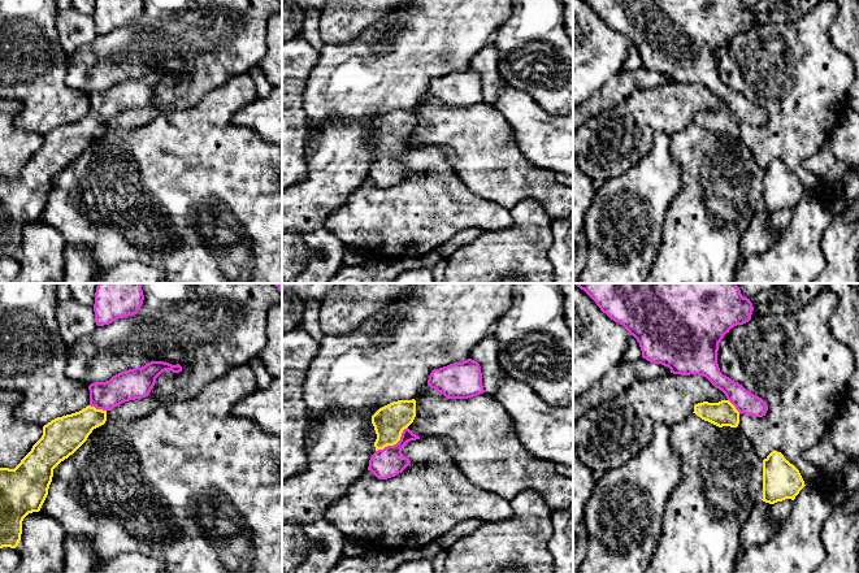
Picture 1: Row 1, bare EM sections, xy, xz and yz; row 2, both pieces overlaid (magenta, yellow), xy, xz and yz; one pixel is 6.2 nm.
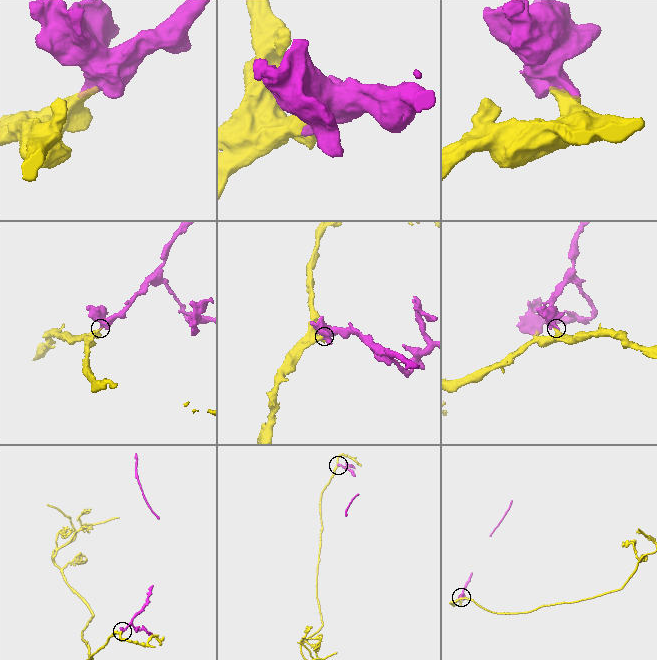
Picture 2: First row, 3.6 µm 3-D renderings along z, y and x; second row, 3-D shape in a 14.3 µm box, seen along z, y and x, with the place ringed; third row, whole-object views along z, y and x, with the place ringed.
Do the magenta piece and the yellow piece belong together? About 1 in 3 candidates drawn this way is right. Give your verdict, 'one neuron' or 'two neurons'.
one neuron

